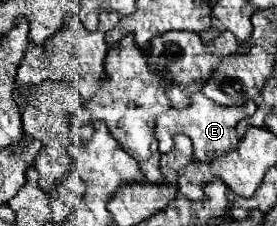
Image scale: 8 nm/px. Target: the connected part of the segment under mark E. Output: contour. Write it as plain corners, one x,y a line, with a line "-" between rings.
196,92
190,96
188,106
178,110
178,108
168,108
164,114
156,118
156,138
160,142
160,152
170,152
172,148
172,136
178,132
184,132
192,144
194,144
194,156
200,162
210,162
214,156
226,154
230,148
236,148
238,136
236,136
236,124
238,120
252,116
256,112
256,102
248,100
242,106
220,106
206,98
202,92

